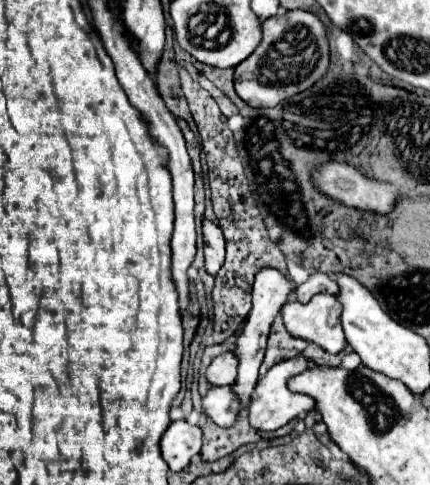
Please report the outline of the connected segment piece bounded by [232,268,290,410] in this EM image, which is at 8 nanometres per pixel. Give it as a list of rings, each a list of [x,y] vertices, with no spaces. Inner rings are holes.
[[[262,268],[256,274],[254,290],[252,290],[252,310],[250,310],[248,320],[244,322],[244,328],[242,328],[242,332],[240,332],[238,340],[236,340],[234,354],[238,358],[238,374],[236,374],[236,380],[232,384],[232,390],[238,396],[238,400],[242,402],[242,410],[250,402],[252,390],[256,386],[258,368],[260,368],[262,358],[264,358],[264,348],[266,348],[266,340],[268,340],[268,332],[270,332],[270,326],[272,326],[272,320],[274,320],[274,316],[280,312],[280,308],[286,304],[286,300],[290,296],[290,282],[286,278],[282,278],[282,276],[284,274],[280,274],[274,268]]]

